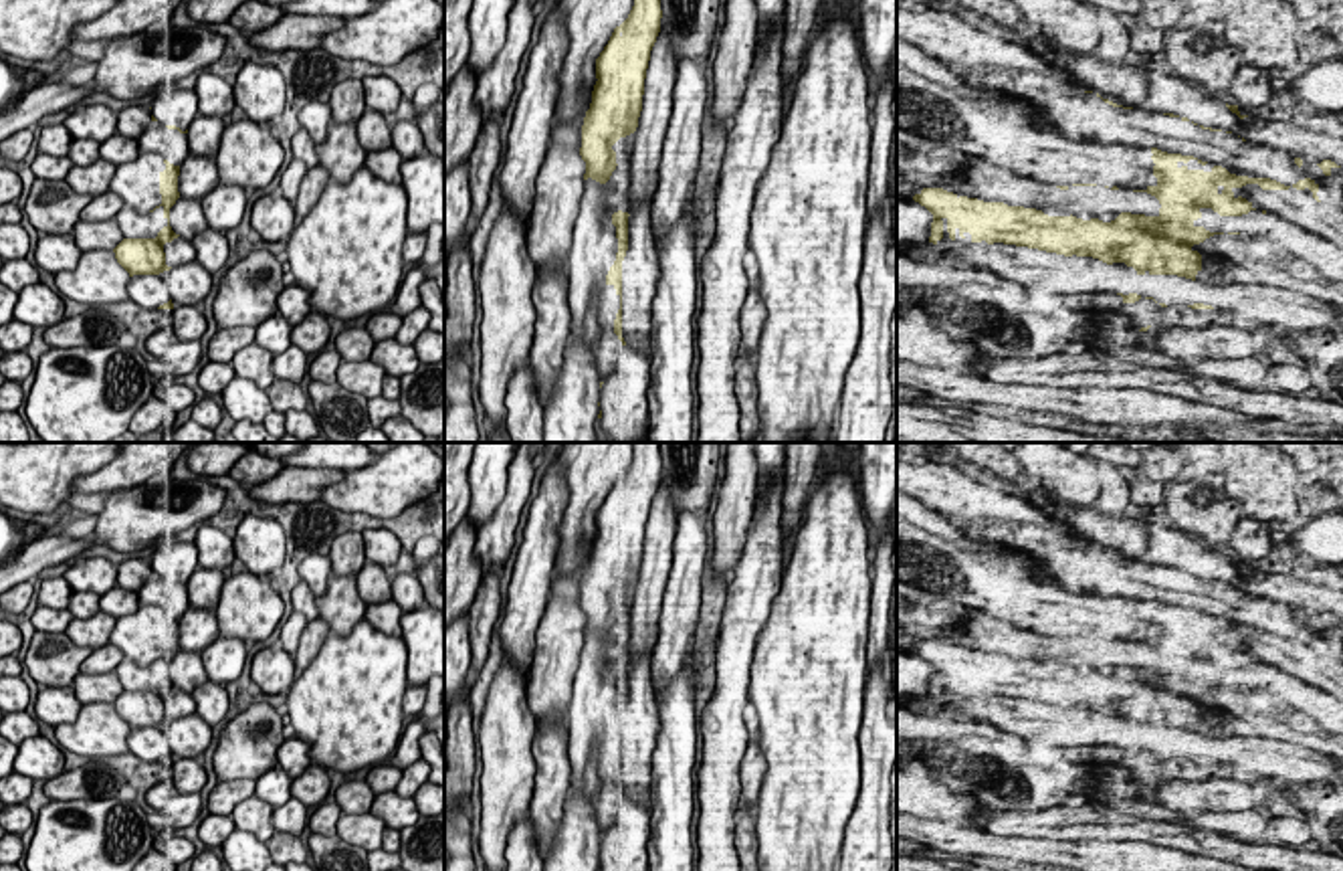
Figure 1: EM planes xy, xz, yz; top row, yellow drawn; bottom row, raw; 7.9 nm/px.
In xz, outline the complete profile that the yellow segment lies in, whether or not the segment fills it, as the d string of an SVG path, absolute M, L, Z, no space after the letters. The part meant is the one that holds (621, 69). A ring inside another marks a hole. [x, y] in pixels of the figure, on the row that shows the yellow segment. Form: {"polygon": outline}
{"polygon": "M634 0L628 18L614 28L608 44L596 59L596 85L592 91L592 103L586 111L582 125L582 148L580 156L586 162L584 180L592 178L606 184L616 170L616 152L612 146L638 127L642 111L644 79L650 61L650 51L660 32L660 0Z"}

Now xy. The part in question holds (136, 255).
{"polygon": "M164 160L164 164L166 170L160 172L160 194L162 194L160 206L164 208L164 218L168 220L168 224L158 232L156 238L123 238L113 249L117 263L129 273L129 277L160 275L172 269L166 265L164 245L180 236L170 226L170 208L180 198L178 192L180 166L174 166L168 160Z"}

